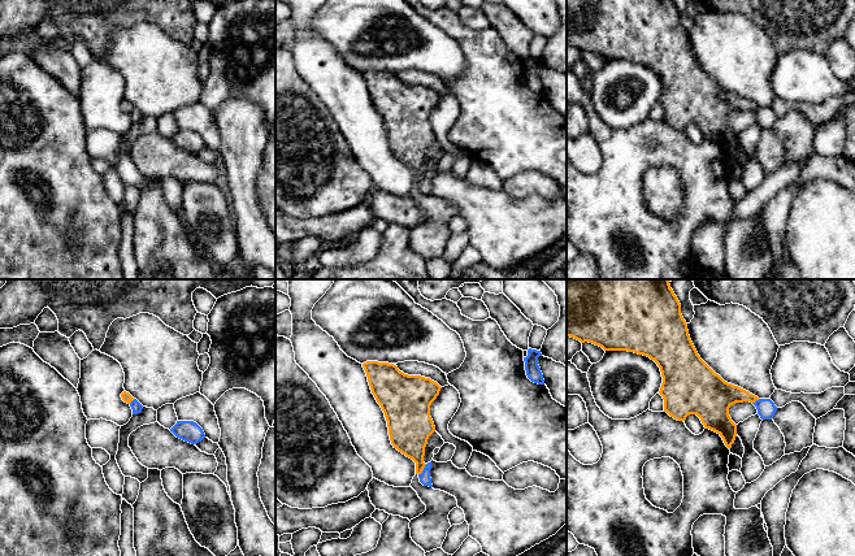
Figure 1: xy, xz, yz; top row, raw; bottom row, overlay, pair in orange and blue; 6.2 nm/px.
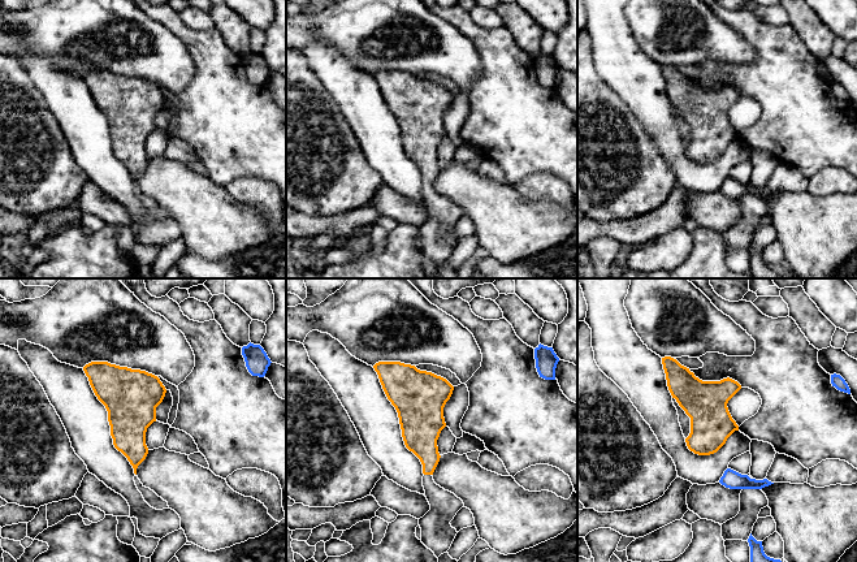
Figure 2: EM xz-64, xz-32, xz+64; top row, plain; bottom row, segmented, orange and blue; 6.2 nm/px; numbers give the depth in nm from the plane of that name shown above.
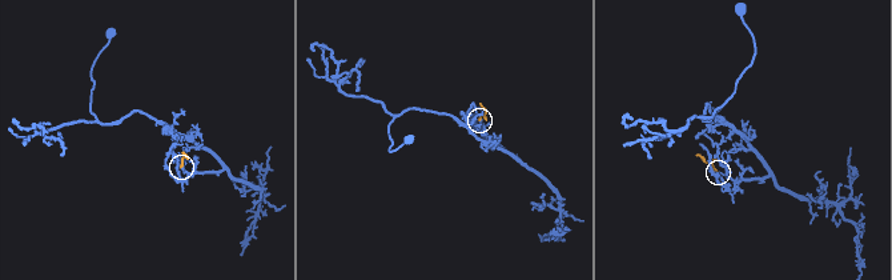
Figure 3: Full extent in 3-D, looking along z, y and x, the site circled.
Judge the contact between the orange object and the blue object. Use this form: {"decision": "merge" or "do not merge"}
{"decision": "do not merge"}

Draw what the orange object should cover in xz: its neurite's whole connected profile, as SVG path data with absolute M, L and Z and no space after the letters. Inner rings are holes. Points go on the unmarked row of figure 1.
M366 70L363 77L385 122L391 153L412 168L416 183L421 183L426 174L425 156L435 140L430 114L442 96L430 87L404 83L389 71Z

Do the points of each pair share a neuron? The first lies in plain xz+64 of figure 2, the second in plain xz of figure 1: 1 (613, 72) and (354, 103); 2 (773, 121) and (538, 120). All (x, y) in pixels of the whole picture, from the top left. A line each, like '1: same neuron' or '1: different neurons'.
1: same neuron
2: same neuron

